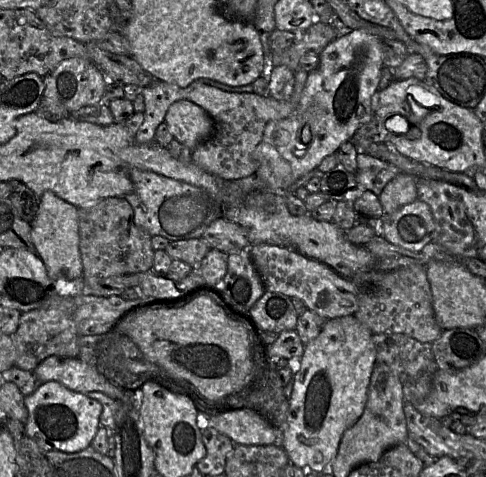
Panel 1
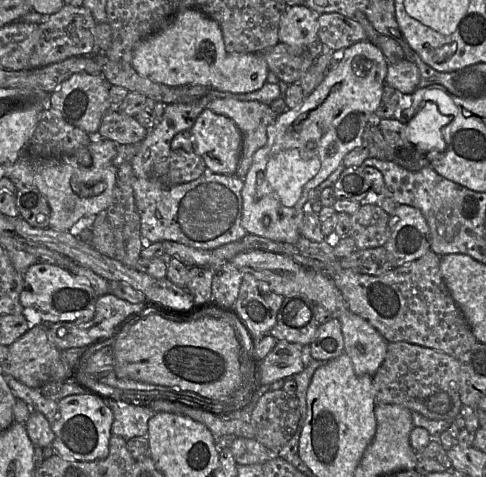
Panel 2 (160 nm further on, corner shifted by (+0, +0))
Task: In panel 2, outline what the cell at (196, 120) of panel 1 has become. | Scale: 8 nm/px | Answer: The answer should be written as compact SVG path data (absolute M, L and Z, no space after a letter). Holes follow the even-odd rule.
M204 109L189 130L193 152L214 174L234 175L241 156L243 135L235 122Z

